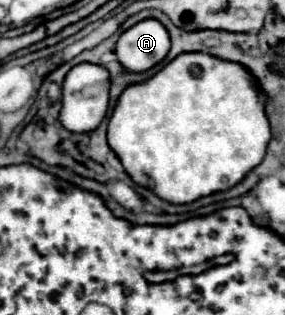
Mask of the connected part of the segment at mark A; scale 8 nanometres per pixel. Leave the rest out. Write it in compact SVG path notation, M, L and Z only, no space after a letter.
M143 19L127 29L117 45L115 55L129 71L147 71L165 59L171 47L167 29L157 19Z

